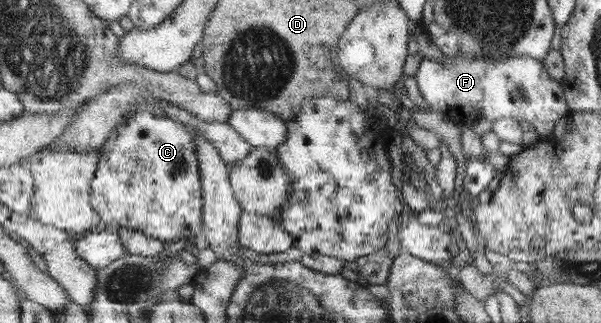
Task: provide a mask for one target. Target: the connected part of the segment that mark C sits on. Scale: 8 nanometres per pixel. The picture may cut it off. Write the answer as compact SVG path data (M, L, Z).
M137 109L137 111L128 115L123 123L113 130L111 137L101 147L100 167L92 183L92 205L97 214L102 217L104 227L135 229L165 243L192 240L198 235L203 235L205 227L204 177L201 176L201 161L196 149L196 135L194 135L193 130L188 129L185 123L180 123L167 115L155 117L151 109Z

